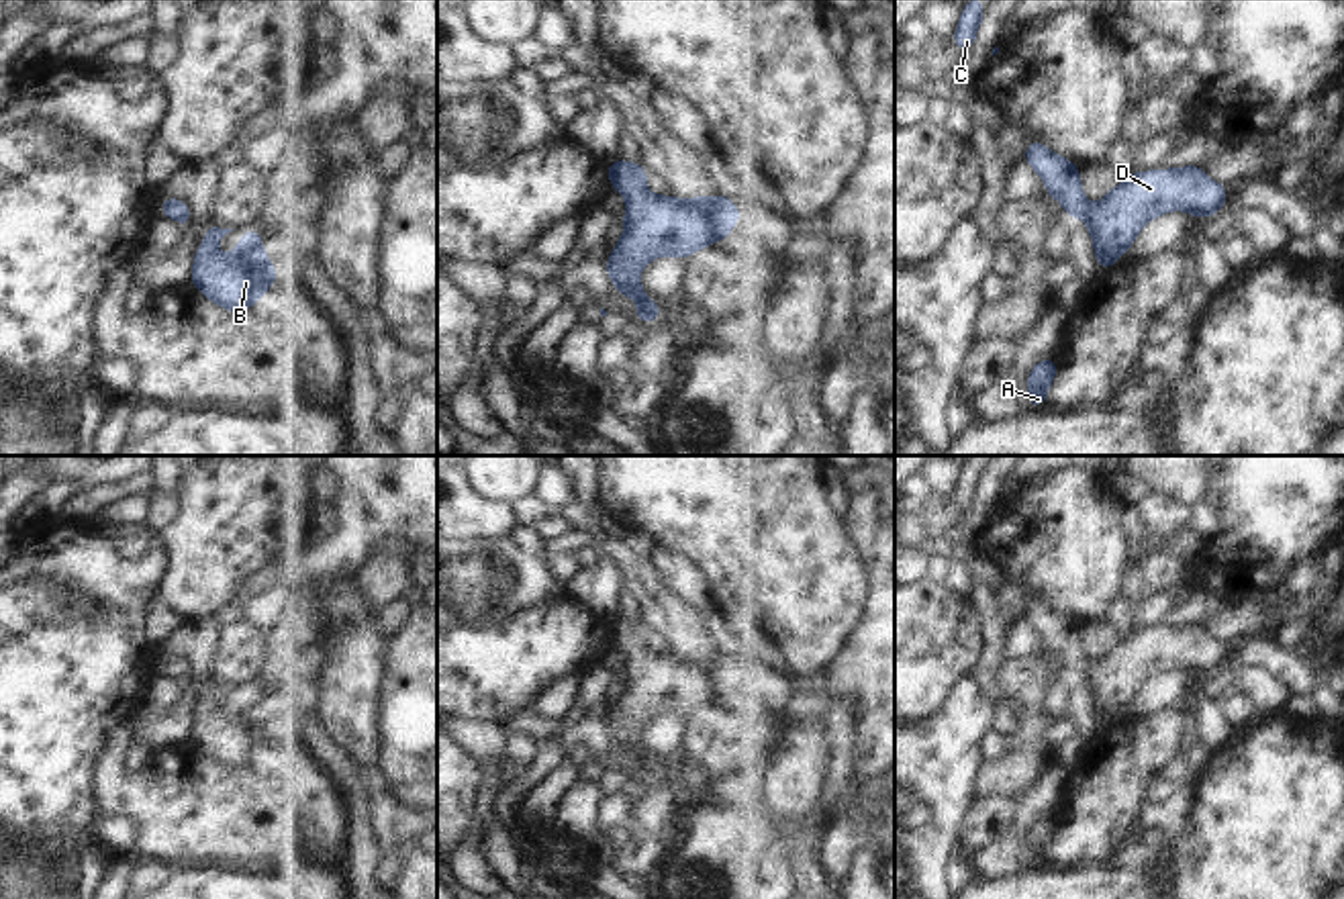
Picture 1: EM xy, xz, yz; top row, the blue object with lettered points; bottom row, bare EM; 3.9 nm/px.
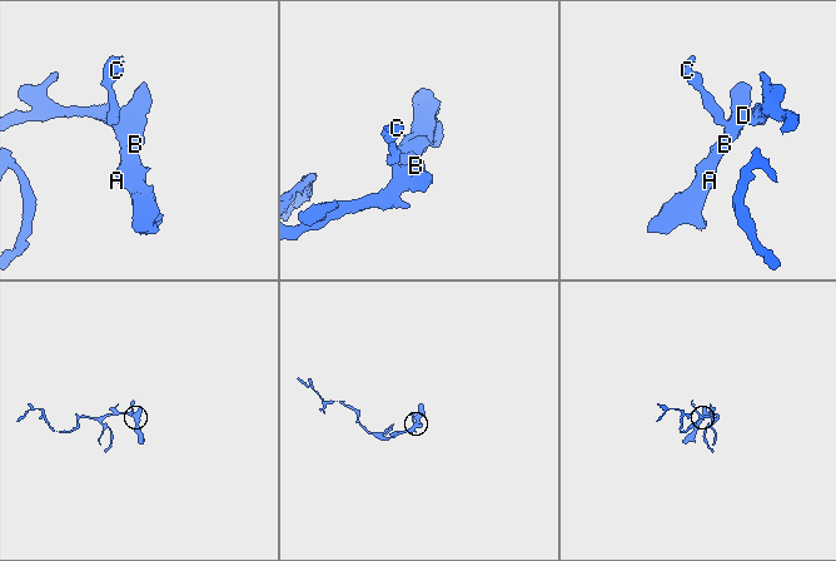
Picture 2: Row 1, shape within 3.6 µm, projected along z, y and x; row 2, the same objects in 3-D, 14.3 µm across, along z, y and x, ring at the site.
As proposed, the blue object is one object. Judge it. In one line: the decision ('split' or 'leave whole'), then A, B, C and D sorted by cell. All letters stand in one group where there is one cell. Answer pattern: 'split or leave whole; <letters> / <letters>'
leave whole; A B C D

